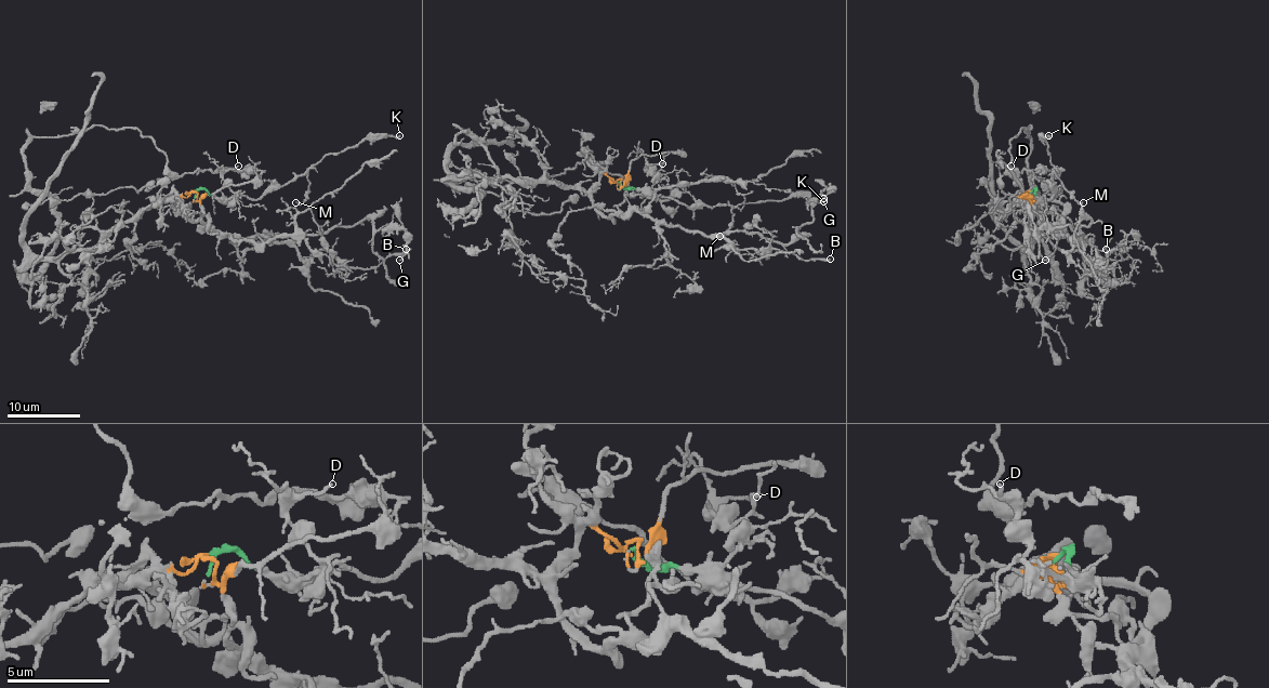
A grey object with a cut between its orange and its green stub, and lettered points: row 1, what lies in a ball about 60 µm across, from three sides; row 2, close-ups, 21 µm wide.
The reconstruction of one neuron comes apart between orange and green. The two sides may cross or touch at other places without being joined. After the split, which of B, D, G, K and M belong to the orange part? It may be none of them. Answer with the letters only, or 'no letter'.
B, G

